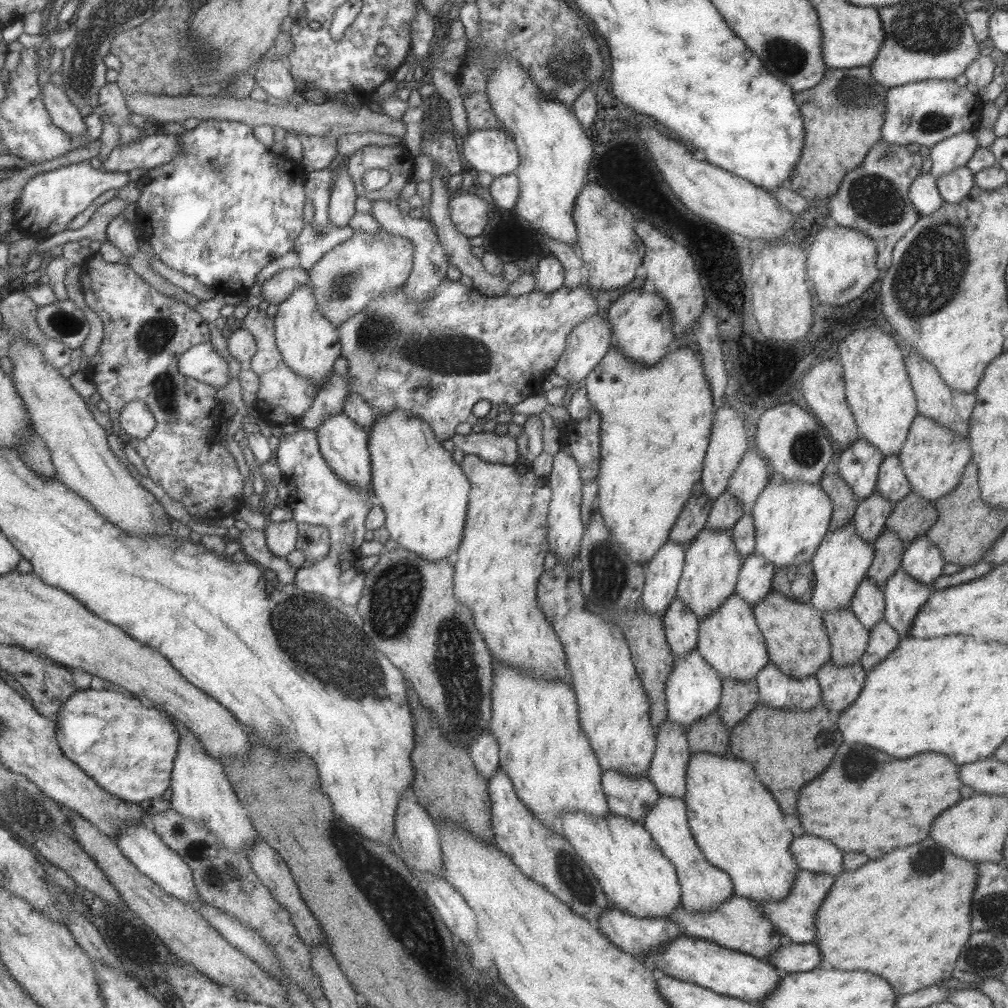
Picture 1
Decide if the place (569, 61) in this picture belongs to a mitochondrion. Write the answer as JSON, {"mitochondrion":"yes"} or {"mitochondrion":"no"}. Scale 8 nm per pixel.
{"mitochondrion":"yes"}

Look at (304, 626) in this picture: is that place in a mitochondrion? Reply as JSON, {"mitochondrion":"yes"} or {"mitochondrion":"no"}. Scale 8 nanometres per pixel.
{"mitochondrion":"yes"}

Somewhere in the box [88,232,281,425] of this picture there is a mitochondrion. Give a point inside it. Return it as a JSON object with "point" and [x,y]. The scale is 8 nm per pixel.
{"point":[154,336]}

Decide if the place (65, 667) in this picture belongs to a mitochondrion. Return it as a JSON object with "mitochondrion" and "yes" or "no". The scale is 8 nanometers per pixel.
{"mitochondrion":"no"}

